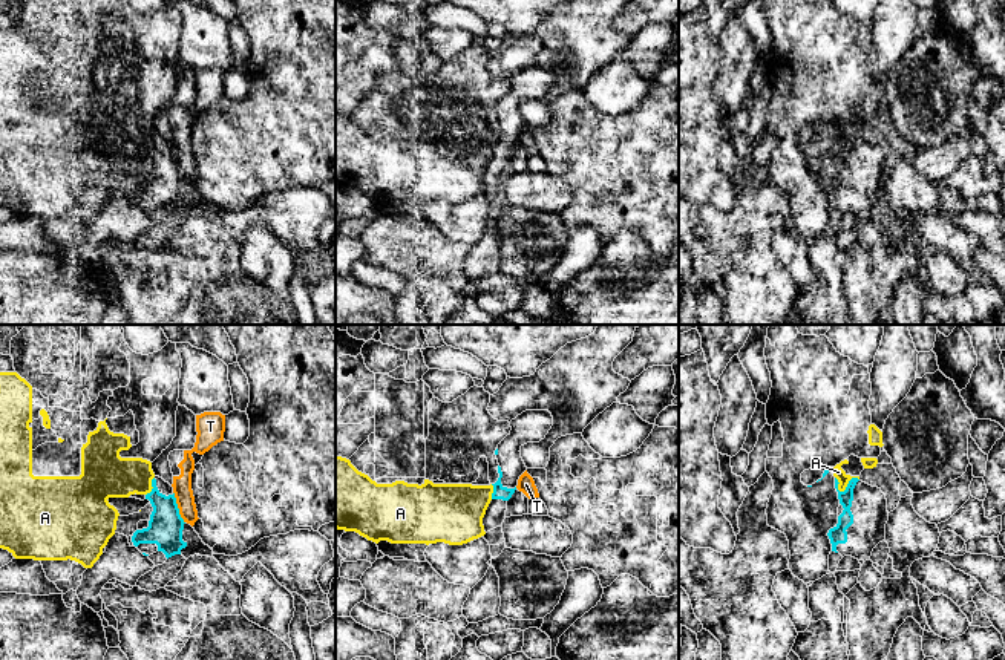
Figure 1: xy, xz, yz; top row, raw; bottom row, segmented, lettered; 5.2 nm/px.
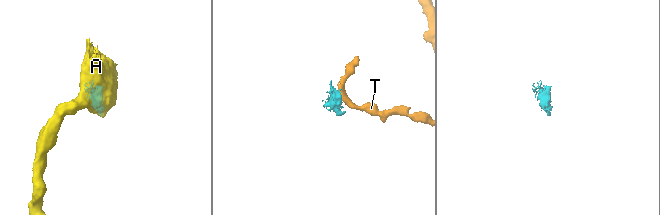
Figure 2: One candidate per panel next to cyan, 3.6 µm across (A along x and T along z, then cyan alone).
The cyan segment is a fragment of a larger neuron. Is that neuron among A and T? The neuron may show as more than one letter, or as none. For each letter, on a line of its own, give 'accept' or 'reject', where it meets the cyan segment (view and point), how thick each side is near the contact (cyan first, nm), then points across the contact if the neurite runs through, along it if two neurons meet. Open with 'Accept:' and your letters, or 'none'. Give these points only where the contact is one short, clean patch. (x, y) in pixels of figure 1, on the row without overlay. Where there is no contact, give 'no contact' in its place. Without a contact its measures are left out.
Accept: none
A: reject; contact yz (847, 141); calibres 80 and 60 nm; border yz (858, 135), (852, 135), (843, 147), (837, 146)
T: reject; contact xy (176, 164); calibres 180 and 100 nm; border xy (173, 149), (178, 170), (184, 179)

